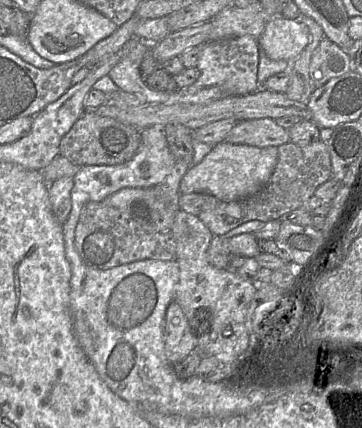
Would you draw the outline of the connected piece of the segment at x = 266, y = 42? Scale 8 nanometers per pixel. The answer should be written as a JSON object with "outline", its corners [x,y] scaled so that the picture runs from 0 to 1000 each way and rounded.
{"outline":[[[751,40],[710,91],[718,114],[754,140],[807,145],[851,105],[851,65],[818,47]]]}

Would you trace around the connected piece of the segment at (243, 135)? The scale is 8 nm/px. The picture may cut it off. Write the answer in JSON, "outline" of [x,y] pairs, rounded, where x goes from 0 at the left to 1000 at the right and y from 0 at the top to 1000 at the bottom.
{"outline":[[[718,276],[657,285],[619,329],[713,346],[771,343],[801,332],[801,315],[798,304],[765,292],[760,280]]]}

